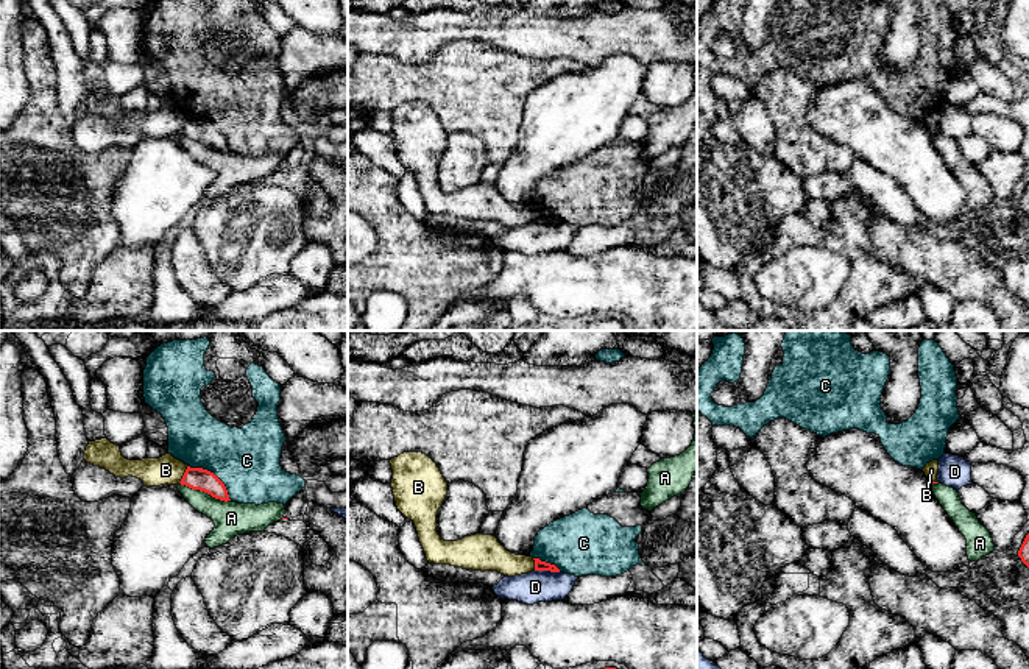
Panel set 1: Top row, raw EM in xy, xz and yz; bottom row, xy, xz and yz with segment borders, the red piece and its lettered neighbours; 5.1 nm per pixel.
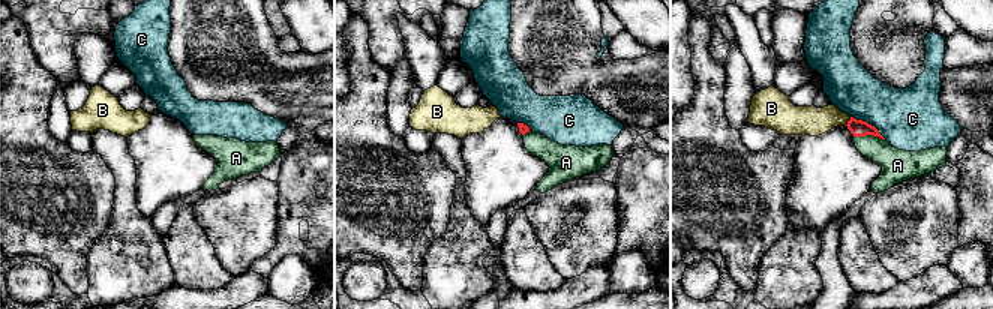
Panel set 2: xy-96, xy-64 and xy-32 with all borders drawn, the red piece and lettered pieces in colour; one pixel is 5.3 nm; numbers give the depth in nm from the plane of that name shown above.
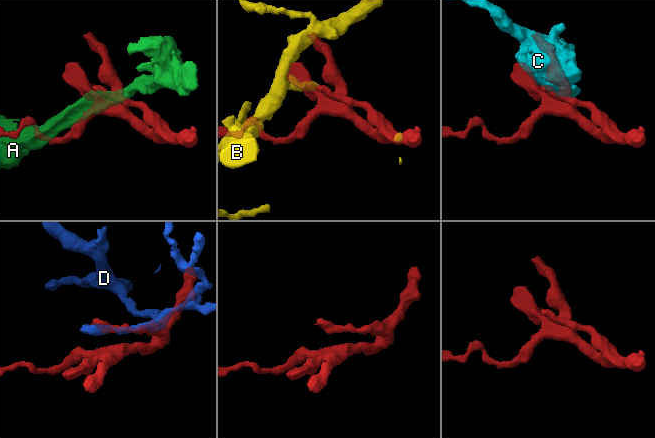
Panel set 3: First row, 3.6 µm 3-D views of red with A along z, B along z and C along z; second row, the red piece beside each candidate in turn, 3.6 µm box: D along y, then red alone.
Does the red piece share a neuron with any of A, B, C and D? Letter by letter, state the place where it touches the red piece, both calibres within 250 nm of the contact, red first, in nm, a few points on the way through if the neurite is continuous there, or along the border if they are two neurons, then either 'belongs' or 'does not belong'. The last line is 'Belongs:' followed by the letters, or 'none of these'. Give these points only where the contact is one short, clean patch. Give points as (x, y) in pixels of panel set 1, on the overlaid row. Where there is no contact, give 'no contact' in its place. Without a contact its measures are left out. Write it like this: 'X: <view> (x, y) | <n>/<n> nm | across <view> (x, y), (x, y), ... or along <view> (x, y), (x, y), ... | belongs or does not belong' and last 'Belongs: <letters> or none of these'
A: xy (205, 492) | 110/180 nm | does not belong
B: xy (184, 474) | 110/150 nm | along xy (187, 465), (178, 482) | does not belong
C: xy (214, 474) | 110/340 nm | does not belong
D: xz (548, 569) | 50/160 nm | does not belong
Belongs: none of these

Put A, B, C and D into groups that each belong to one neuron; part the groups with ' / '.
A / B / C / D

